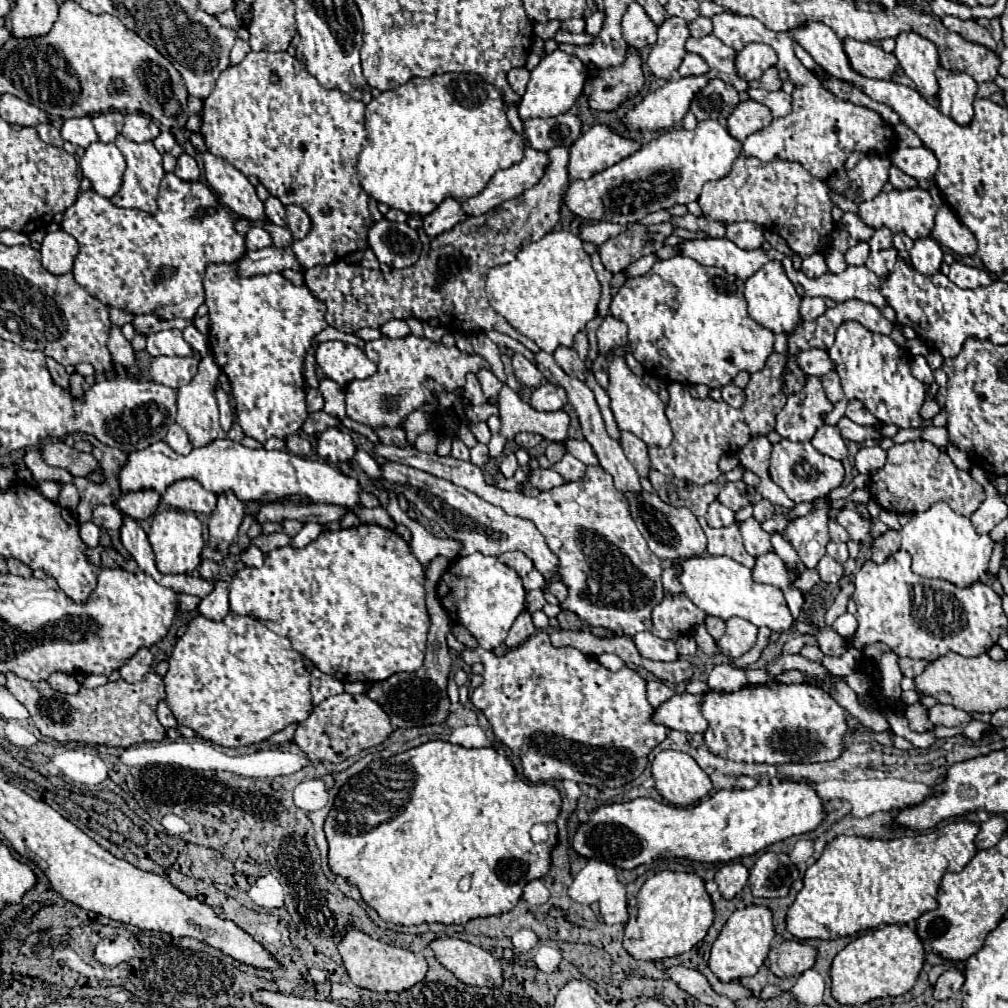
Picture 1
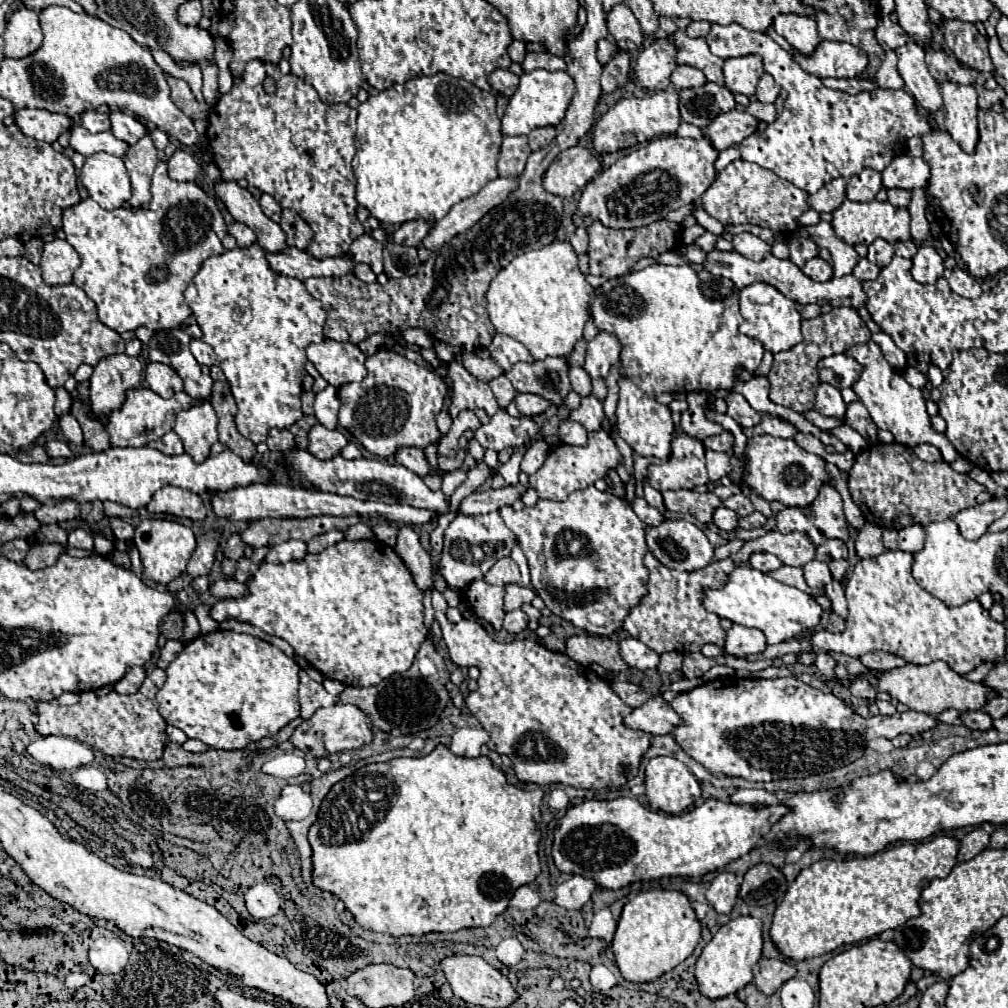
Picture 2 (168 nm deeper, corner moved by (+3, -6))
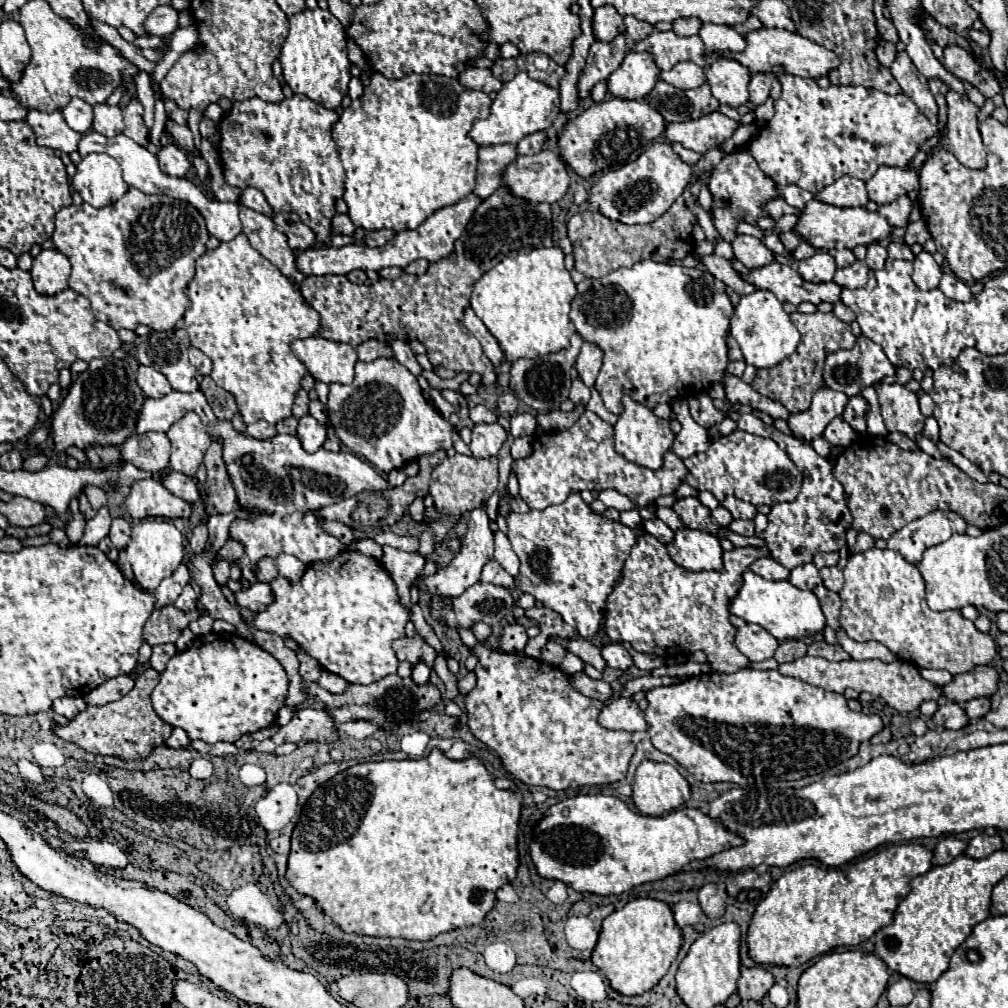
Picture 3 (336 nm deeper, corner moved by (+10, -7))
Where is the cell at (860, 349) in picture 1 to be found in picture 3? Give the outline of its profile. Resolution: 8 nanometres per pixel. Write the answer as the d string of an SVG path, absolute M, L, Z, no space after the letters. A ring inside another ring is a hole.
M874 384L878 394L880 412L888 432L900 432L910 440L924 434L924 416L918 408L918 396L904 388L902 384Z

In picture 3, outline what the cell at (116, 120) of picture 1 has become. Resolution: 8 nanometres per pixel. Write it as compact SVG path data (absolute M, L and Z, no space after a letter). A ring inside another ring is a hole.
M72 98L72 102L62 110L62 116L68 122L68 126L80 134L86 134L92 130L92 120L94 120L92 106L88 106L80 98Z

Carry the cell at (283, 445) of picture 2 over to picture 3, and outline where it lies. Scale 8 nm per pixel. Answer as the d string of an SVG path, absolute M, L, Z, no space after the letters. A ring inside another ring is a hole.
M260 420L260 422L254 422L254 424L246 426L246 434L250 438L256 438L256 440L272 440L278 432L276 432L276 428L272 424Z

